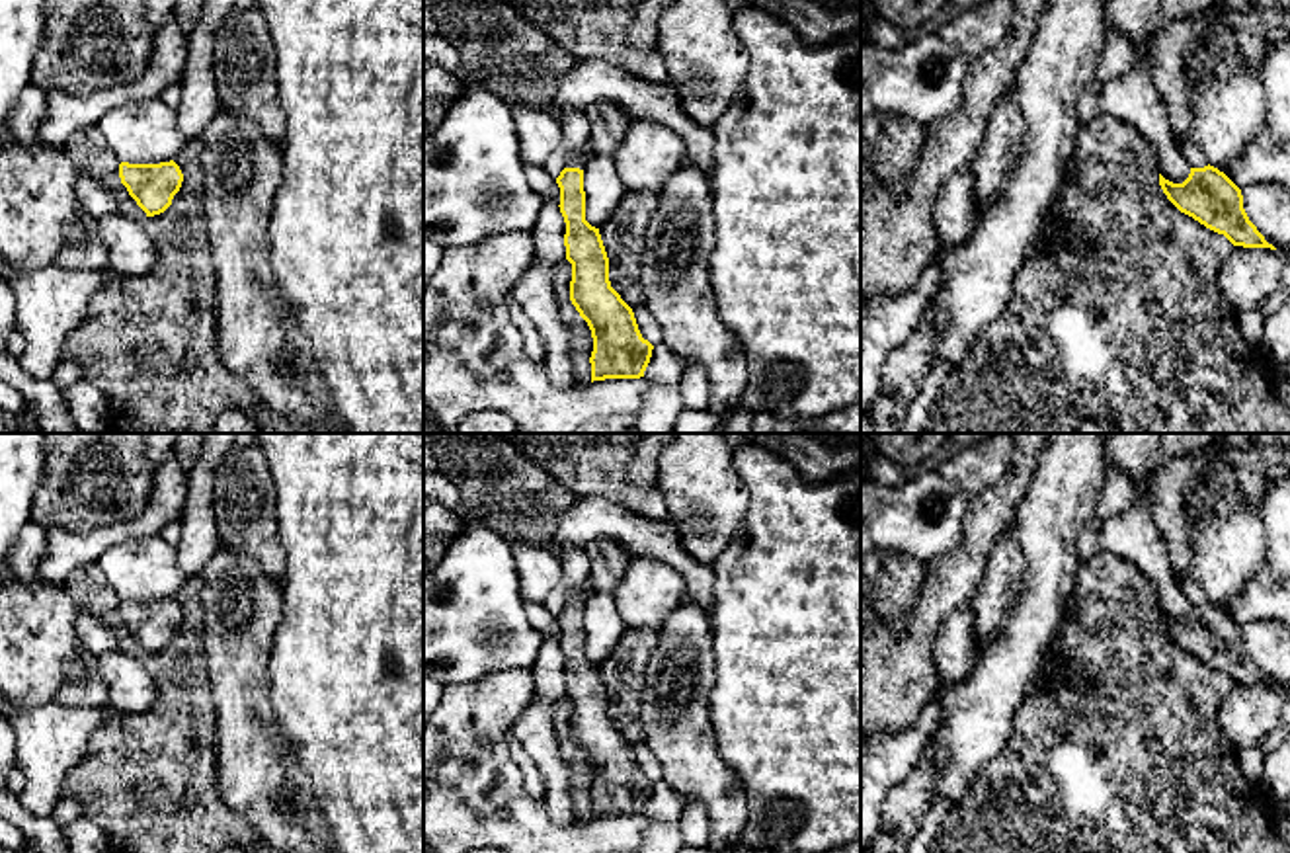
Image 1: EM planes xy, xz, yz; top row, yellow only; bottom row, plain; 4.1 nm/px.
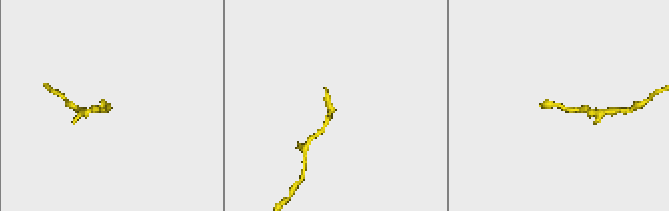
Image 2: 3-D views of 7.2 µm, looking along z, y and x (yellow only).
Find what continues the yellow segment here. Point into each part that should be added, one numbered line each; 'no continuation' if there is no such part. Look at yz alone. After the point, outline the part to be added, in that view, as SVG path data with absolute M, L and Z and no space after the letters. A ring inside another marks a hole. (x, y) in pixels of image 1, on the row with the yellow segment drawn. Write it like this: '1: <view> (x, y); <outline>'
no continuation

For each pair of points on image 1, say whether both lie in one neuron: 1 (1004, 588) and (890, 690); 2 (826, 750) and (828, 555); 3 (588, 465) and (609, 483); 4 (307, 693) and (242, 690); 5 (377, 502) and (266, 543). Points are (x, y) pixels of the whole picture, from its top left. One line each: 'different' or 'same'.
1: different
2: same
3: same
4: different
5: different

